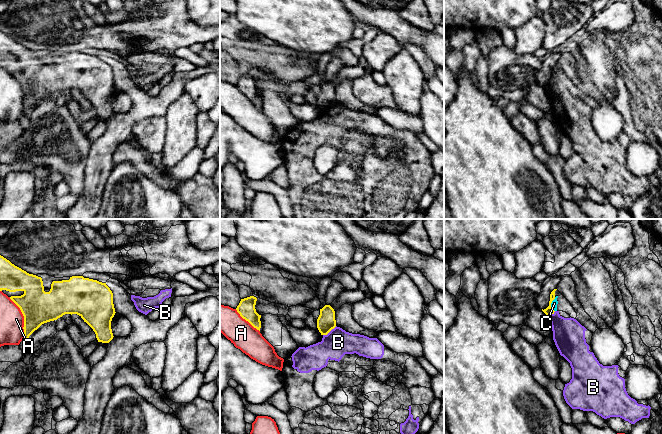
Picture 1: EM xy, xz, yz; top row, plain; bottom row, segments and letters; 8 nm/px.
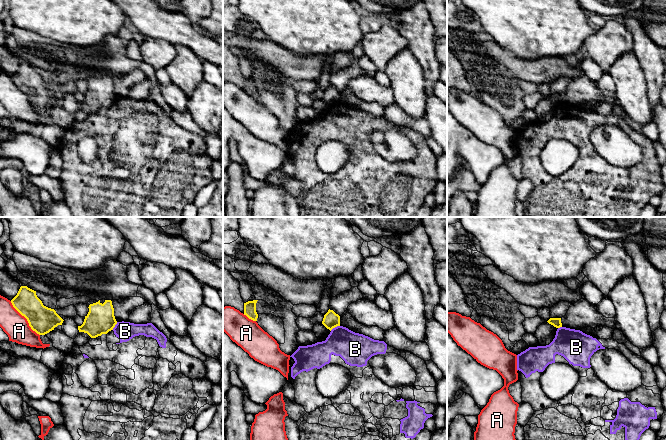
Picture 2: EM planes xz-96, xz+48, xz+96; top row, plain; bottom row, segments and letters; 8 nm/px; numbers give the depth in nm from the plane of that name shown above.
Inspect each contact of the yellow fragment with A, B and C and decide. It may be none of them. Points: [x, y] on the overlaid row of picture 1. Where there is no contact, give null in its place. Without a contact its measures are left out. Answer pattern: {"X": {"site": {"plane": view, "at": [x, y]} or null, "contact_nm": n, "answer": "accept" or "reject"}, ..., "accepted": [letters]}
{"A": {"site": {"plane": "xy", "at": [24, 318]}, "contact_nm": 360, "answer": "reject"}, "B": {"site": {"plane": "xz", "at": [329, 331]}, "contact_nm": 130, "answer": "reject"}, "C": {"site": {"plane": "yz", "at": [550, 304]}, "contact_nm": 120, "answer": "reject"}, "accepted": []}

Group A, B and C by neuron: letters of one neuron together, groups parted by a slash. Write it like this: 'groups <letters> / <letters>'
groups A / B C

